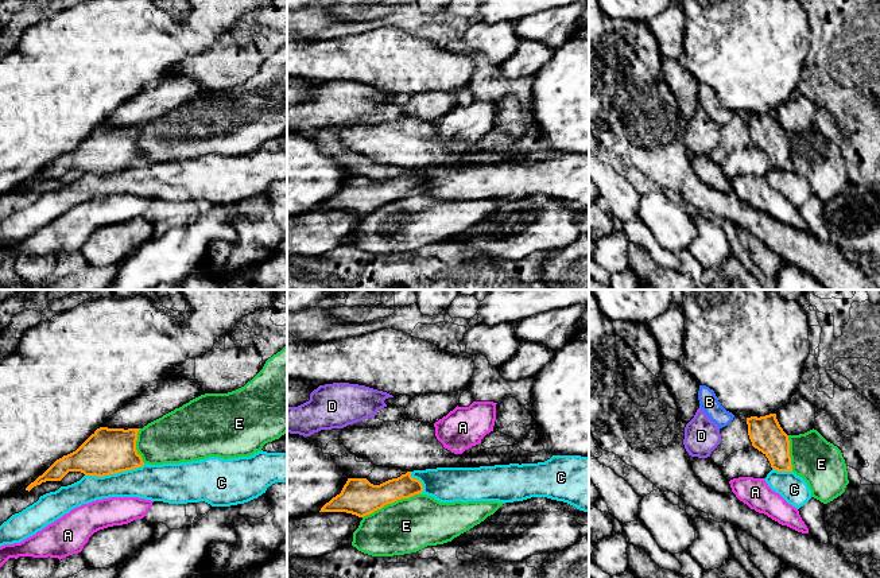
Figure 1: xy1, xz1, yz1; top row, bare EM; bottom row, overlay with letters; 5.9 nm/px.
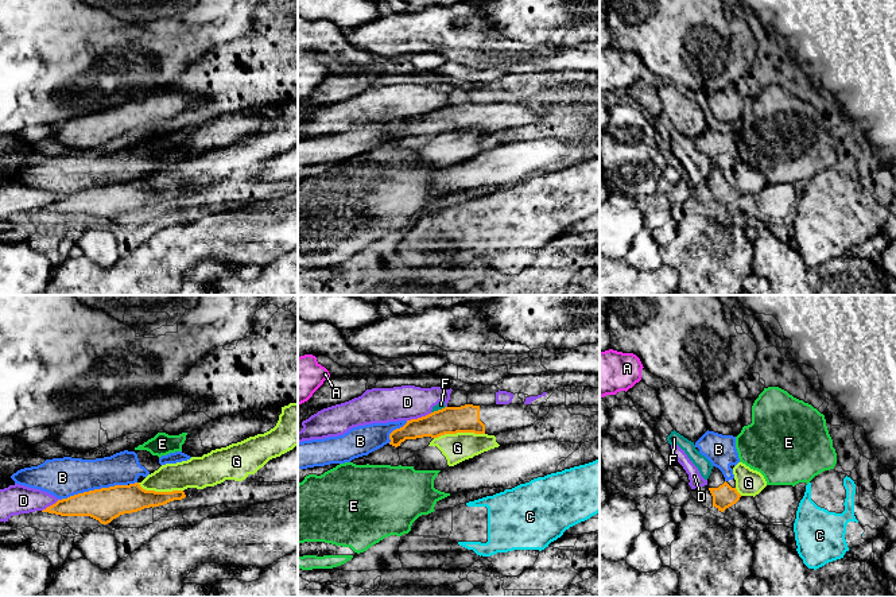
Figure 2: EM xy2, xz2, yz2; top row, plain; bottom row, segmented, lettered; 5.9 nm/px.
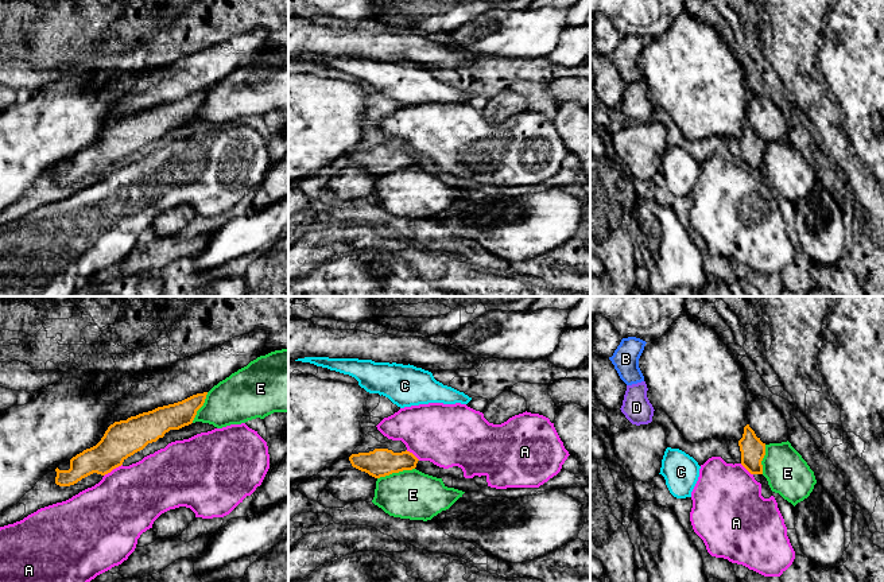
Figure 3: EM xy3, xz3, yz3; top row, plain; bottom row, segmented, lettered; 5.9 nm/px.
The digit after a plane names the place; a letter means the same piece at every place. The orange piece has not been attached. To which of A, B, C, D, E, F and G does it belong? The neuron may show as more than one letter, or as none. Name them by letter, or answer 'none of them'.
none of them

